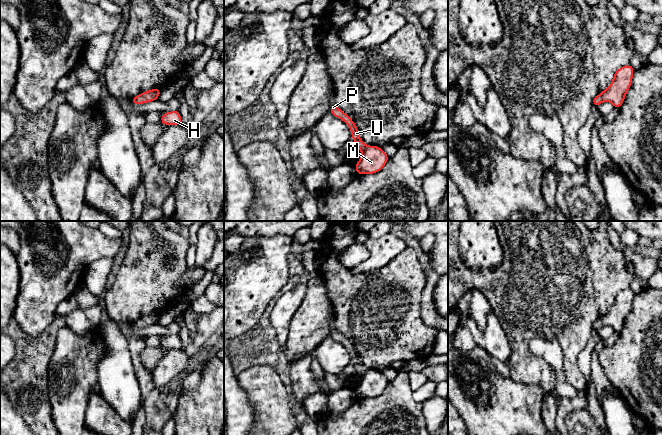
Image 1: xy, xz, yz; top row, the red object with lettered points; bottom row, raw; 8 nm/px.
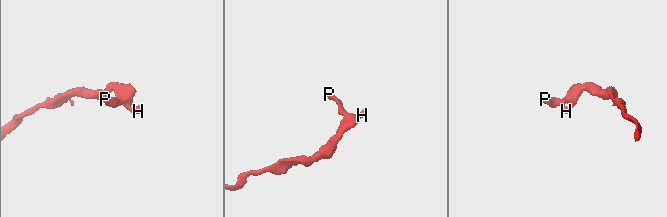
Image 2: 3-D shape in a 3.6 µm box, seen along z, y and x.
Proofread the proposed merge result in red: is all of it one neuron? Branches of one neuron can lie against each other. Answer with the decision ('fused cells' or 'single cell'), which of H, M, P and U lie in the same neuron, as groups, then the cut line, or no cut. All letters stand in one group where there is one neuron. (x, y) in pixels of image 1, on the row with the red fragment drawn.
single cell | H M P U | no cut

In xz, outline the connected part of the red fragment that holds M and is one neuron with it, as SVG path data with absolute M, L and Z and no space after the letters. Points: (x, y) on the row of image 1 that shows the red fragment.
M331 104L329 112L344 121L351 130L351 139L355 141L356 147L362 151L360 160L354 165L357 175L375 174L381 171L389 156L378 146L367 146L359 137L359 130L355 122L335 104Z

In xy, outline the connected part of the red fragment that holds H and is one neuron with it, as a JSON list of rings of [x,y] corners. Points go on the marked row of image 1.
[[[173,110],[161,115],[160,123],[163,125],[181,125],[182,117],[178,110]]]

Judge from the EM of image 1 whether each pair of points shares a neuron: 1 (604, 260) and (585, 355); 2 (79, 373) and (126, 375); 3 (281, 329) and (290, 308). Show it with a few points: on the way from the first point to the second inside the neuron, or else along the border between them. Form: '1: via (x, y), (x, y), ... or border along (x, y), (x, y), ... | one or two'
1: border along (592, 329), (588, 343), (579, 354), (577, 362) | two
2: border along (103, 351), (96, 367), (96, 382) | two
3: via (281, 324), (281, 317), (285, 313) | one

